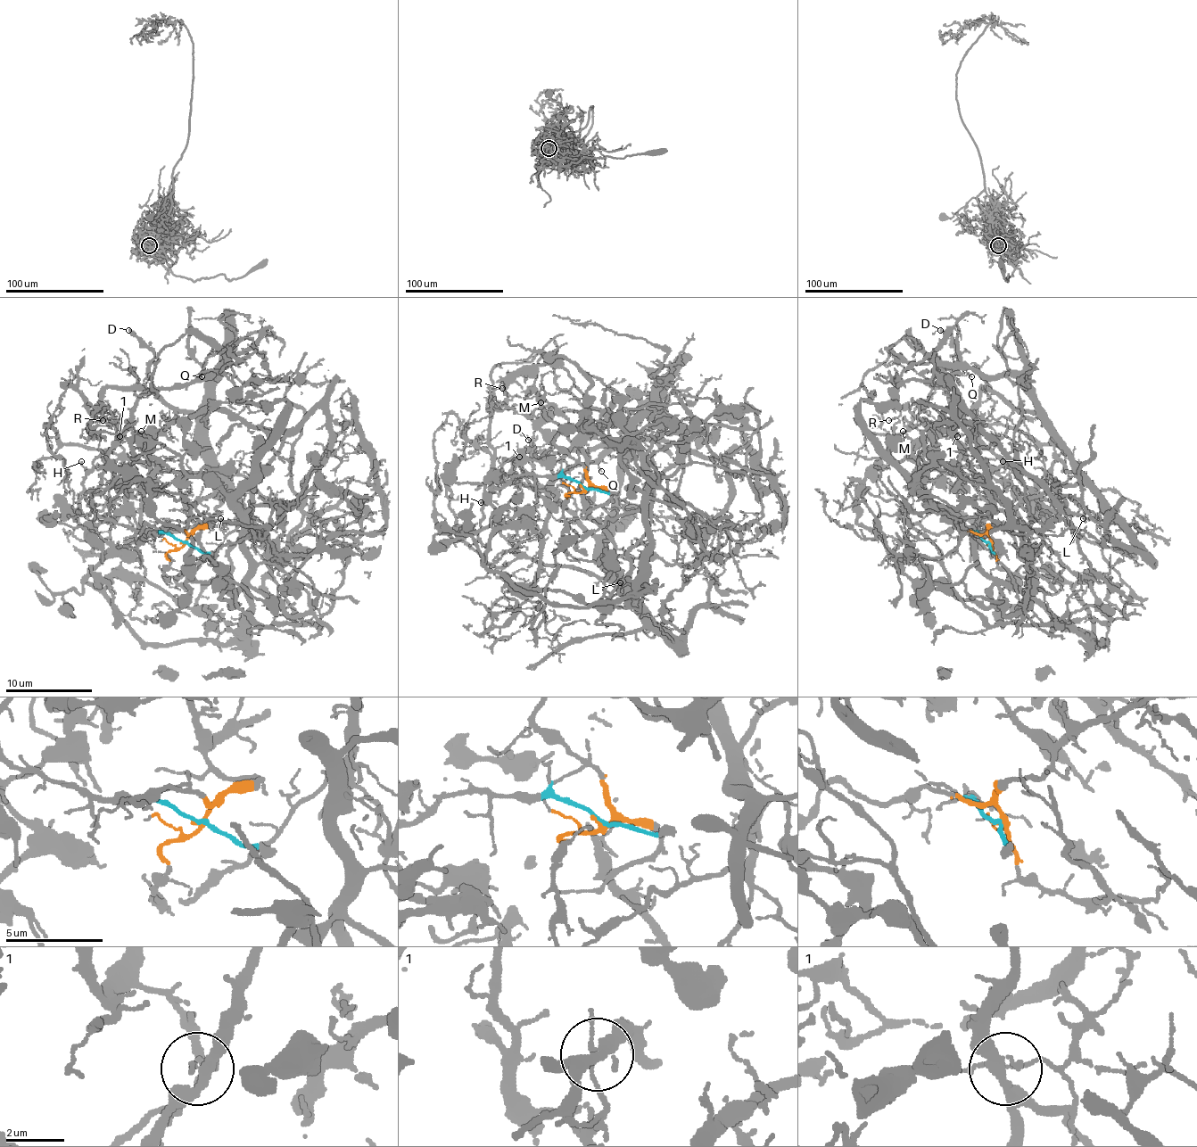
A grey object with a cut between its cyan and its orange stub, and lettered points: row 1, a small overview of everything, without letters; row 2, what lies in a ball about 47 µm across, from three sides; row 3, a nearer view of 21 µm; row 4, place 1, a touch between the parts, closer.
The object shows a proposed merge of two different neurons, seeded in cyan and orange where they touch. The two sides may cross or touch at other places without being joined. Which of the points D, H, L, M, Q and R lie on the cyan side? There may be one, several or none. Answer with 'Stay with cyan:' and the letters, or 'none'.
Stay with cyan: D, H, Q

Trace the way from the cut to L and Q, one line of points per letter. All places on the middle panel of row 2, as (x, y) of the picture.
L: (582, 487), (602, 487), (611, 496), (587, 513), (613, 544), (617, 583), (637, 600), (634, 587), (619, 583)
Q: (582, 487), (563, 476), (491, 482), (504, 461), (528, 452), (543, 458), (604, 448), (602, 472)

